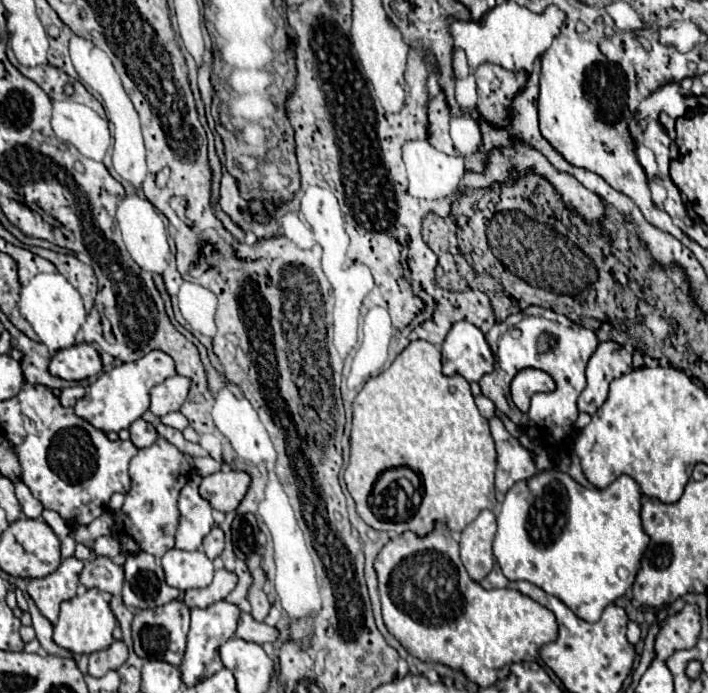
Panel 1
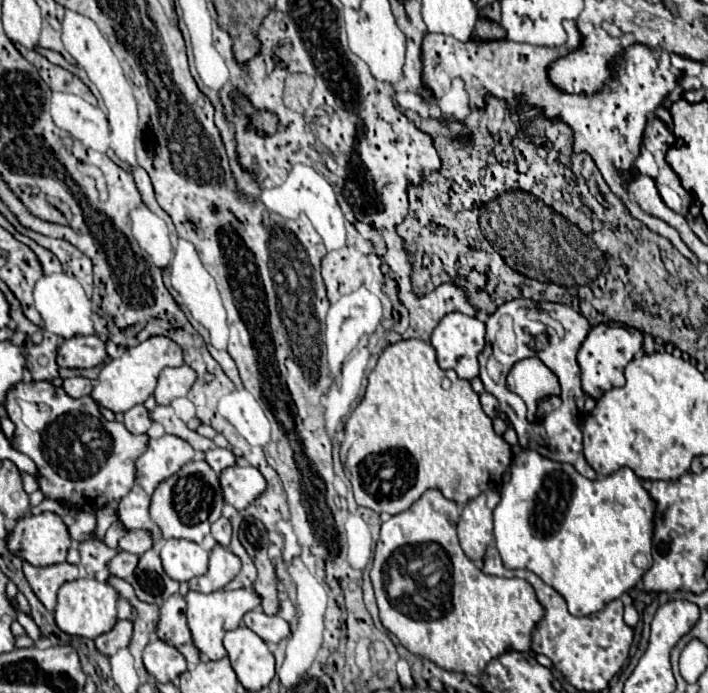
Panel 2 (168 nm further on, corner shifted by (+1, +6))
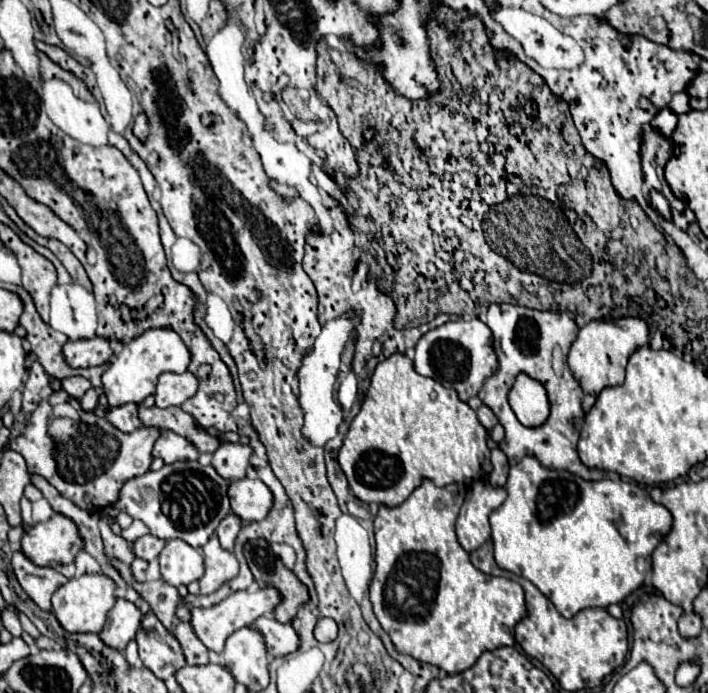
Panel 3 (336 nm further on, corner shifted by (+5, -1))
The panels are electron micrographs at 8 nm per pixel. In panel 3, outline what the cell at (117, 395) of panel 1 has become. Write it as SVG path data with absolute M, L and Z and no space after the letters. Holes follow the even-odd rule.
M149 329L141 337L133 339L129 345L123 347L119 357L109 363L107 371L103 373L103 393L109 401L109 407L121 407L125 403L141 405L145 397L155 393L157 377L163 371L185 373L189 365L189 349L181 341L181 337L171 329Z

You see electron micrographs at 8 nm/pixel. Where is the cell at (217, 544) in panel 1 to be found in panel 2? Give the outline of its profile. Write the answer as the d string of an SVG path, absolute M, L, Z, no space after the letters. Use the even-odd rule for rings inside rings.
M219 518L213 526L211 526L211 534L215 536L215 540L221 544L221 546L229 546L231 542L231 522L229 518Z

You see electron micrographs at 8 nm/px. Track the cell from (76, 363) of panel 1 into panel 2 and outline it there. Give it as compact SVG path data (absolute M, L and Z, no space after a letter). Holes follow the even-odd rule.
M75 336L59 346L57 364L63 368L93 368L107 360L105 342L99 336Z

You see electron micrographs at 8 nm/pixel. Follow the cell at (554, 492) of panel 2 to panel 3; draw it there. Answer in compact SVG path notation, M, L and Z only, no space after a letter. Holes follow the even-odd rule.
M525 457L517 467L511 467L505 491L505 503L489 515L495 561L501 569L529 579L567 619L583 609L609 607L633 593L645 579L645 575L635 569L637 557L649 559L651 551L671 529L669 511L653 503L649 493L635 481L585 481L569 471L541 467L533 457Z

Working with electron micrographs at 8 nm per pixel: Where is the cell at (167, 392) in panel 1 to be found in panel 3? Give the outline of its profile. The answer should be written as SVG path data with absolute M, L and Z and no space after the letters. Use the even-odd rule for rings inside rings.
M189 371L177 373L161 373L157 391L155 391L155 405L157 407L173 407L185 403L189 397L197 393L197 377Z

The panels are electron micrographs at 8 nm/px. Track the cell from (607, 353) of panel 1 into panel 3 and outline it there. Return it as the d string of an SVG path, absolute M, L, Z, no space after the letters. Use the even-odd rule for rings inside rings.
M625 317L615 321L591 321L579 329L577 339L569 351L569 369L579 381L581 389L589 395L599 395L605 387L617 387L625 379L627 359L633 351L649 343L647 323L643 319Z

